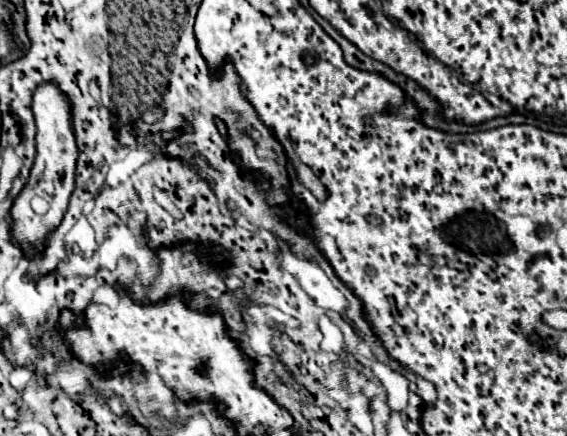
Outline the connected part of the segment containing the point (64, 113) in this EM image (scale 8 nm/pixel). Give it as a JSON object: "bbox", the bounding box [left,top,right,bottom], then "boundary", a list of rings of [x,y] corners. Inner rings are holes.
{"bbox":[11,82,79,254],"boundary":[[[43,82],[41,86],[37,86],[33,94],[33,114],[37,122],[37,156],[31,168],[29,182],[25,184],[23,192],[15,198],[11,210],[15,240],[23,248],[27,248],[29,254],[39,252],[43,248],[45,236],[59,226],[67,210],[69,196],[75,190],[75,172],[79,158],[73,132],[73,104],[55,82]],[[35,200],[41,200],[37,202],[39,210],[33,206]]]}

